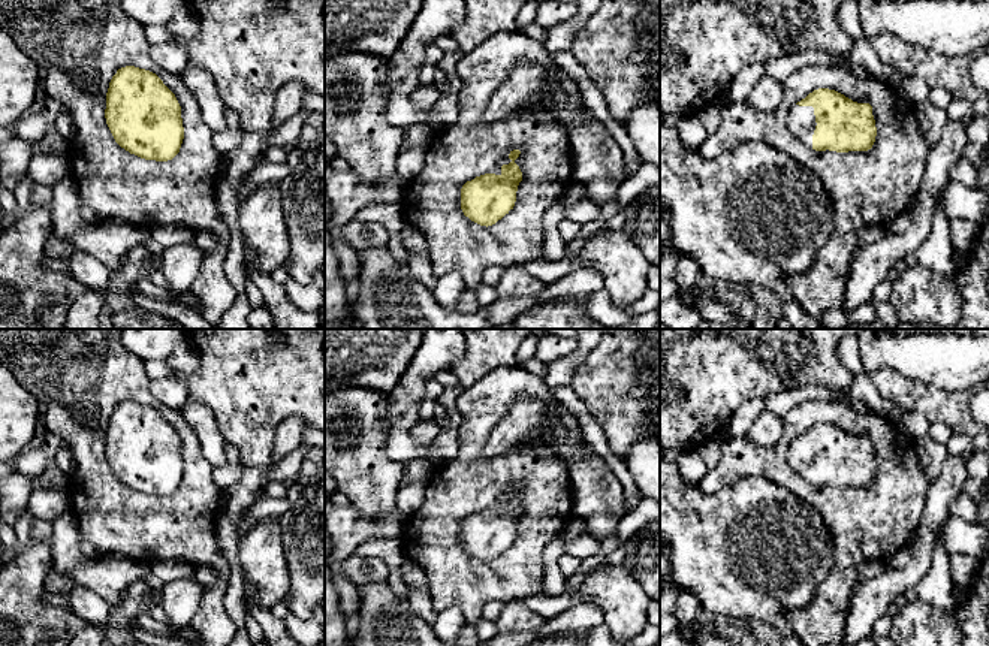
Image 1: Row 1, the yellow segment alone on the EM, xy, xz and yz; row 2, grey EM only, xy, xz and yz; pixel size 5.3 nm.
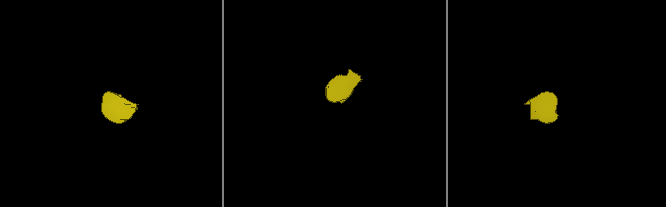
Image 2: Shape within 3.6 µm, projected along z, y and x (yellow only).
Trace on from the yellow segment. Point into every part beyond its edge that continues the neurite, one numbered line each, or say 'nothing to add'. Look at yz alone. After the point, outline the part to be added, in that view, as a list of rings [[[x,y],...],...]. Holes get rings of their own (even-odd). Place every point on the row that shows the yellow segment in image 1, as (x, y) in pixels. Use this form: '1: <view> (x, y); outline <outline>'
1: yz (802, 123); outline [[[791,106],[789,112],[789,127],[791,133],[808,148],[812,148],[812,135],[815,126],[817,123],[812,106]]]

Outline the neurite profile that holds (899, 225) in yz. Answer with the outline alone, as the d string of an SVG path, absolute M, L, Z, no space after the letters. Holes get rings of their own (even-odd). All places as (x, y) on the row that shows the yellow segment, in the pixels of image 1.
M904 211L899 217L896 217L893 221L886 224L886 232L890 233L904 233L911 224L911 215L910 211Z

